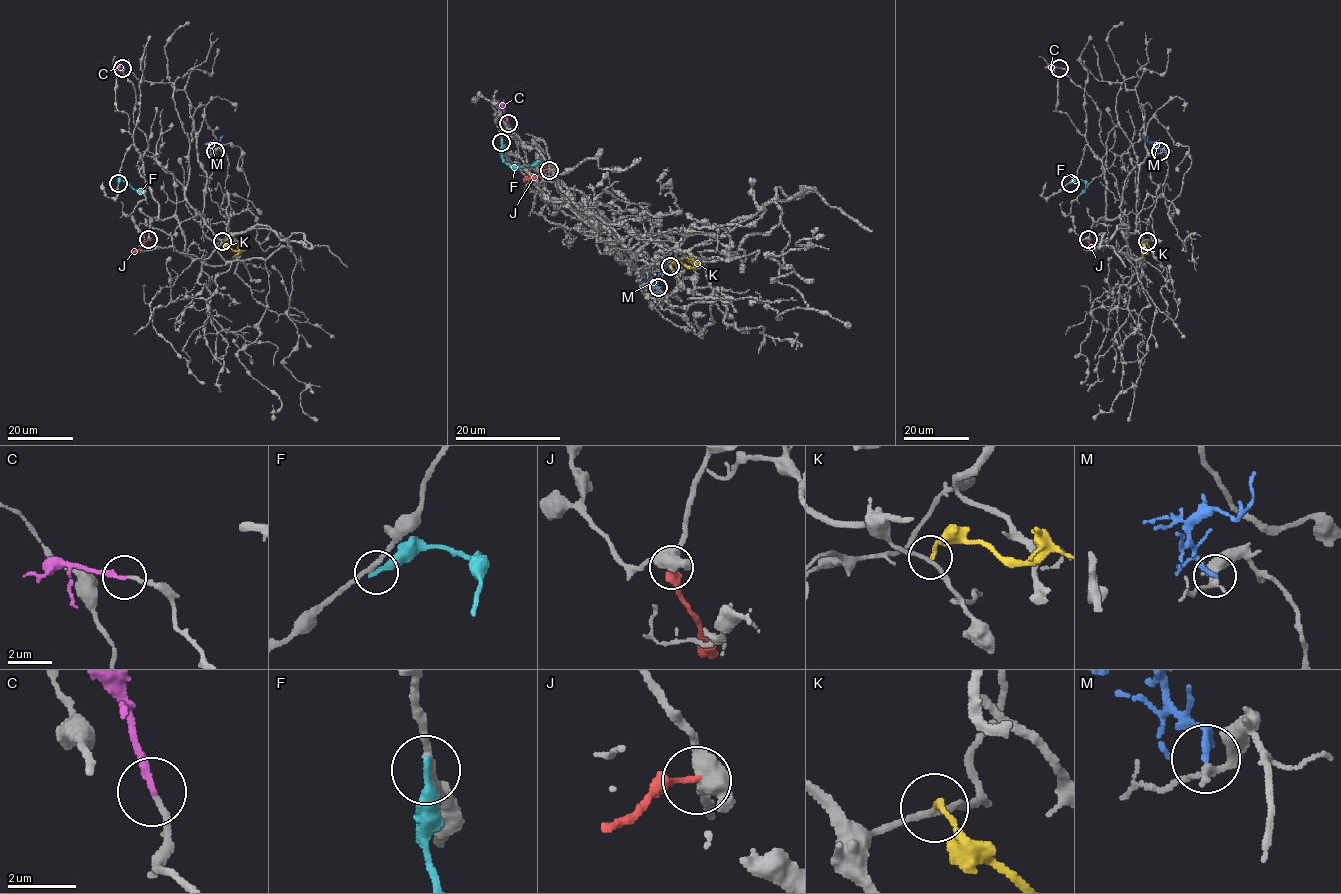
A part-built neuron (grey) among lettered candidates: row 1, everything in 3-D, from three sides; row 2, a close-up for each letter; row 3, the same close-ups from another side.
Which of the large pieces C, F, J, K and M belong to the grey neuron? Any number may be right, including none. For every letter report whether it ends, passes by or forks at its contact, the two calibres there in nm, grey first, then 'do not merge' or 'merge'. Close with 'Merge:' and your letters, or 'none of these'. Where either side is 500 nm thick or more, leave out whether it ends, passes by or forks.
C: it ends there; 170 nm thick on the grey side, 200 nm on the other; merge
F: it ends there; 200 nm thick on the grey side, 280 nm on the other; do not merge
J: 550 nm thick on the grey side, 160 nm on the other; do not merge
K: it ends there; 160 nm thick on the grey side, 160 nm on the other; do not merge
M: it ends there; 200 nm thick on the grey side, 200 nm on the other; do not merge
Merge: C

